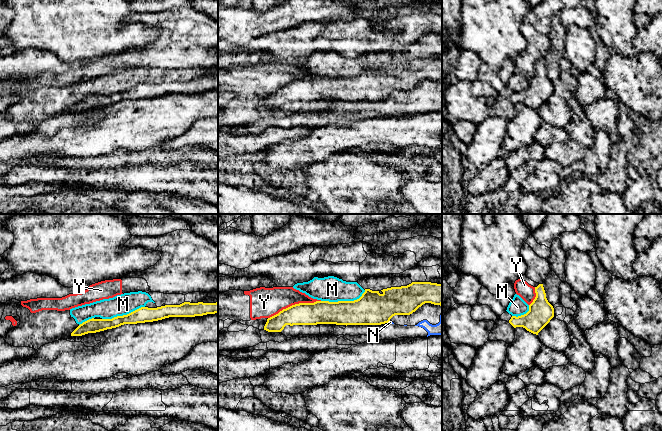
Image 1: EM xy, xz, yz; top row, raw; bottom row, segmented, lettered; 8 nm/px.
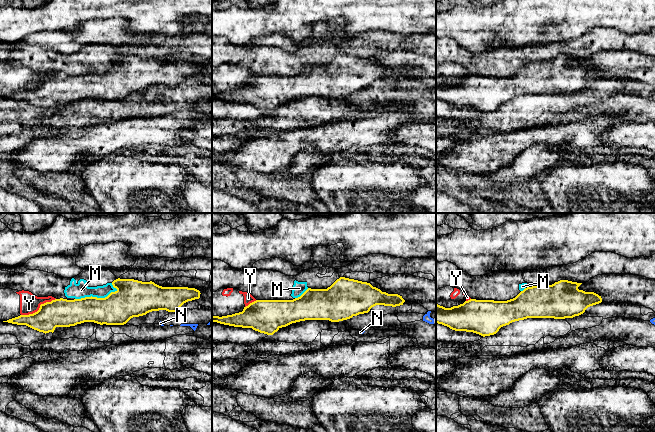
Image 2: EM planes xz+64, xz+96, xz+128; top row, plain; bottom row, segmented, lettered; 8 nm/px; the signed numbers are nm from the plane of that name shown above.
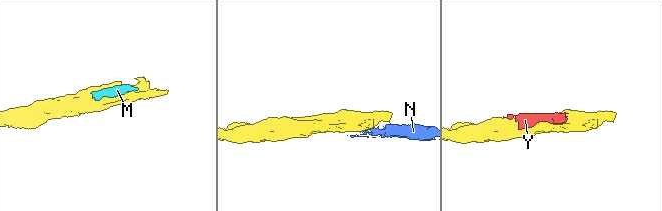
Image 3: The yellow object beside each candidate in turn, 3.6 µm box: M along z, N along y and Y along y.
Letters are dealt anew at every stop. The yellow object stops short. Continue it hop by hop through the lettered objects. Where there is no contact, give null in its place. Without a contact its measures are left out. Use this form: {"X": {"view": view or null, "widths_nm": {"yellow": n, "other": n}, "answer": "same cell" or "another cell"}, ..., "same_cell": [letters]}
{"M": {"view": "xz", "widths_nm": {"yellow": 280, "other": 200}, "answer": "same cell"}, "N": {"view": "xz", "widths_nm": {"yellow": 280, "other": 30}, "answer": "another cell"}, "Y": {"view": "xz", "widths_nm": {"yellow": 190, "other": 240}, "answer": "another cell"}, "same_cell": ["M"]}

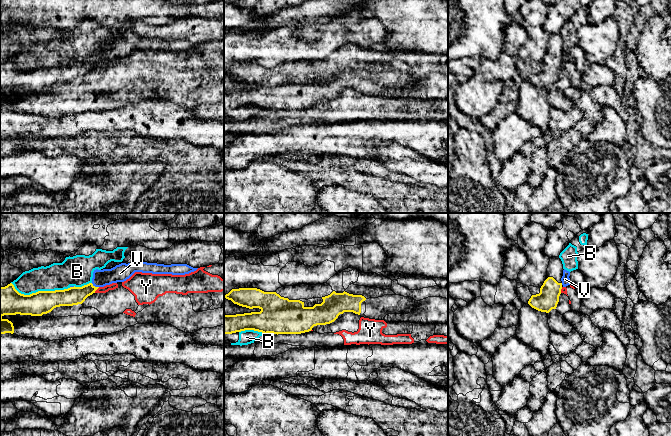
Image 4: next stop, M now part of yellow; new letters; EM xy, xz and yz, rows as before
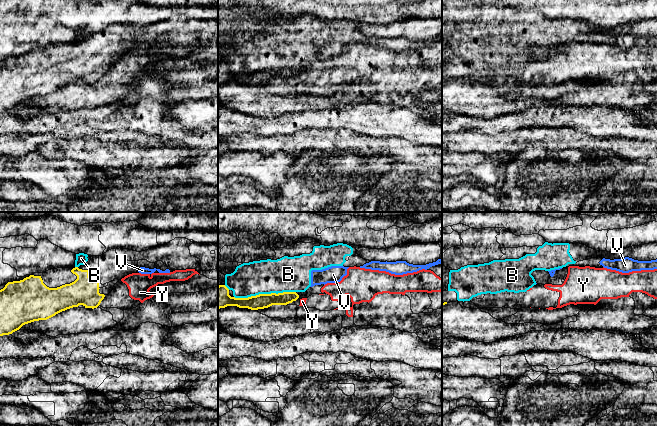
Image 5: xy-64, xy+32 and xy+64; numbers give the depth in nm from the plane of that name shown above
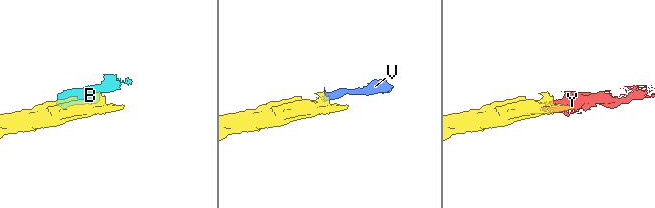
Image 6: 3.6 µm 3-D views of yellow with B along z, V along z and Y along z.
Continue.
{"B": {"view": "xy", "widths_nm": {"yellow": 200, "other": 220}, "answer": "another cell"}, "V": {"view": "xy", "widths_nm": {"yellow": 140, "other": 140}, "answer": "another cell"}, "Y": {"view": "xy", "widths_nm": {"yellow": 140, "other": 50}, "answer": "another cell"}, "same_cell": []}

